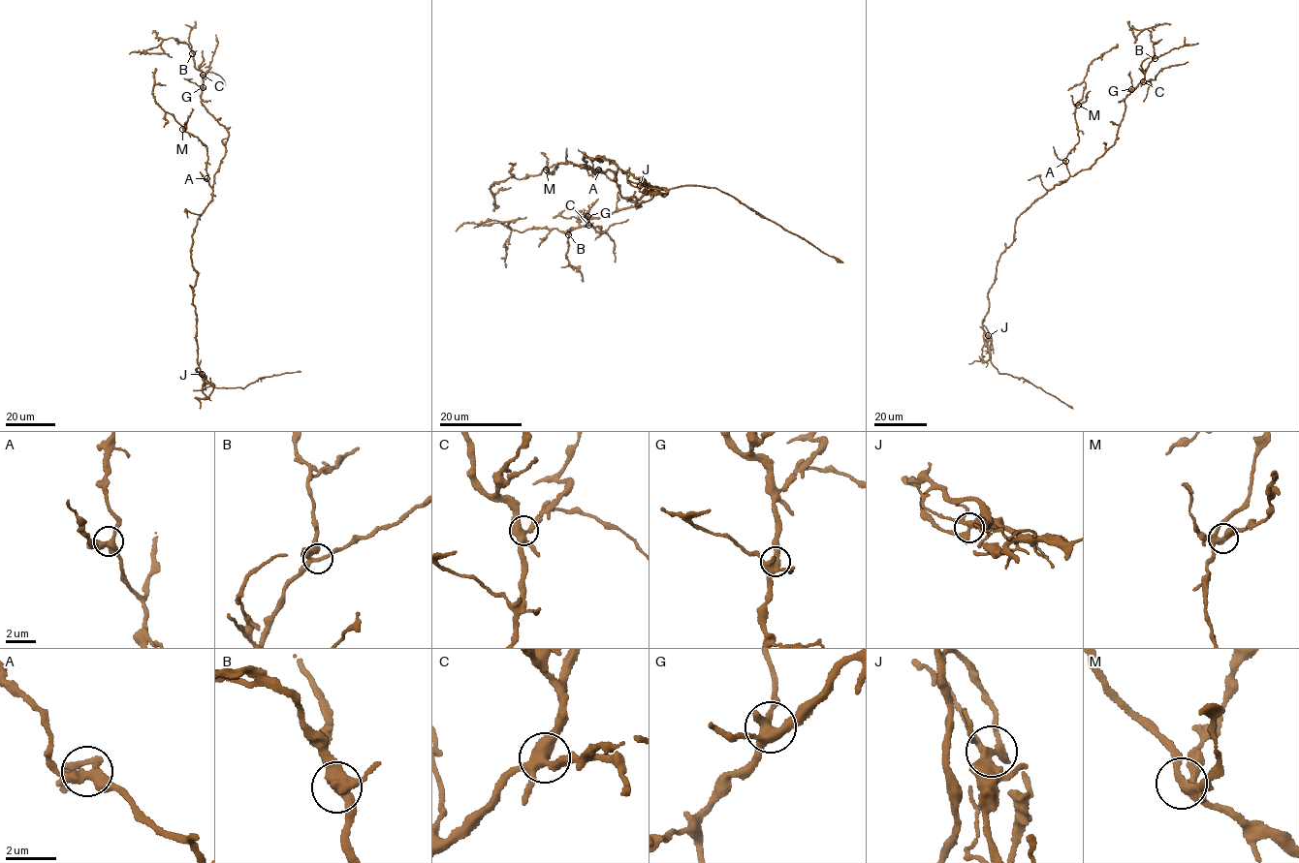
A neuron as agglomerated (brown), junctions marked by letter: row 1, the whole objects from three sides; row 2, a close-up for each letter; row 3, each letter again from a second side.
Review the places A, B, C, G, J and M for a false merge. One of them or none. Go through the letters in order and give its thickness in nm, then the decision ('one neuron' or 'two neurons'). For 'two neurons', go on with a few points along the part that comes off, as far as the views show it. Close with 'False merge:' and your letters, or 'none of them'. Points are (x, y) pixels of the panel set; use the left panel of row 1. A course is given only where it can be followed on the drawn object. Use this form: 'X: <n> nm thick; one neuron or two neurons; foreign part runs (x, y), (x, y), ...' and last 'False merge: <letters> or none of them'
A: 360 nm thick; one neuron
B: 320 nm thick; one neuron
C: 440 nm thick; one neuron
G: 420 nm thick; one neuron
J: 340 nm thick; two neurons; foreign part runs (201, 374), (215, 387), (245, 387), (263, 377), (300, 371)
M: 360 nm thick; one neuron
False merge: J

